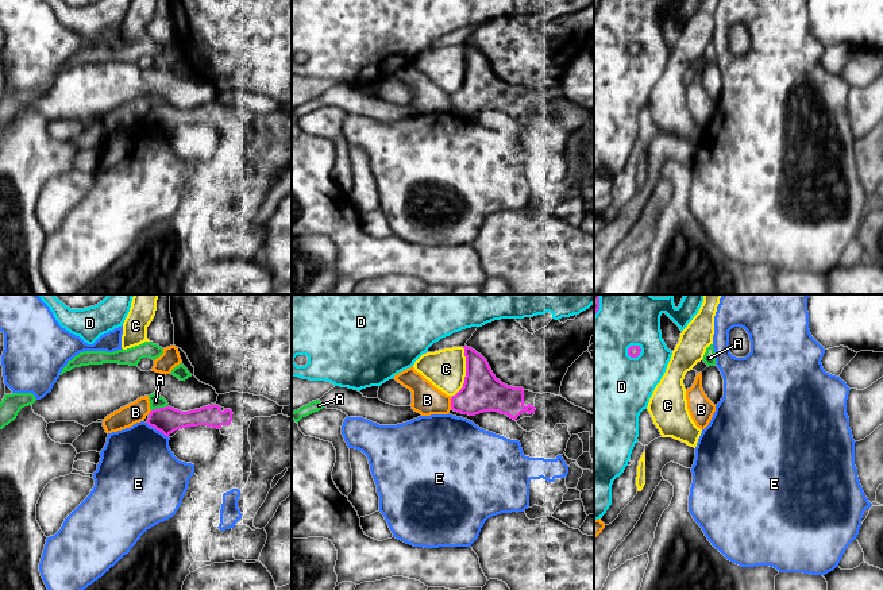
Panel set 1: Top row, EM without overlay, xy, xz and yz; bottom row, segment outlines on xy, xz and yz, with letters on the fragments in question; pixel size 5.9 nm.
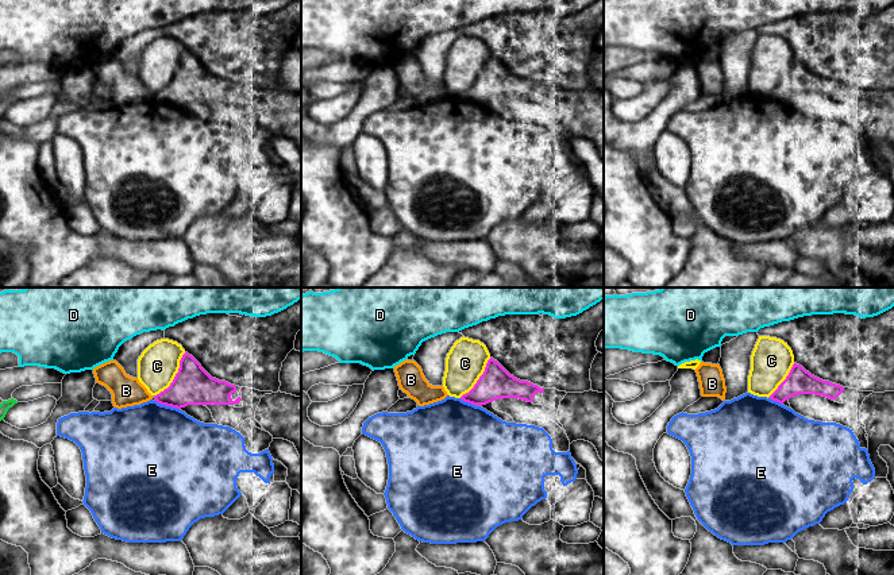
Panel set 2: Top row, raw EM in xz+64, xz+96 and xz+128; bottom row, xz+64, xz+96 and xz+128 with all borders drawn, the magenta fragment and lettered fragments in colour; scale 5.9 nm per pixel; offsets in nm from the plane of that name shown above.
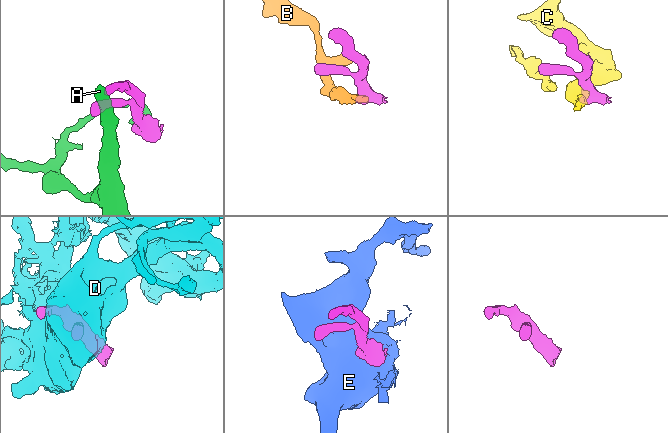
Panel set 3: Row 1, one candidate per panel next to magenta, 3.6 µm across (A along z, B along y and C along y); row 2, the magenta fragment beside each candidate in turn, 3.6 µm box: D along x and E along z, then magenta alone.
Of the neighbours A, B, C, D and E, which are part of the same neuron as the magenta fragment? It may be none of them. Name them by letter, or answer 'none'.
none

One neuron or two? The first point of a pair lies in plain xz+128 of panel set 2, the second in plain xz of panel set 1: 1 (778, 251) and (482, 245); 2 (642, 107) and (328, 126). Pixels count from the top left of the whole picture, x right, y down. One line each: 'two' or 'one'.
1: two
2: one

